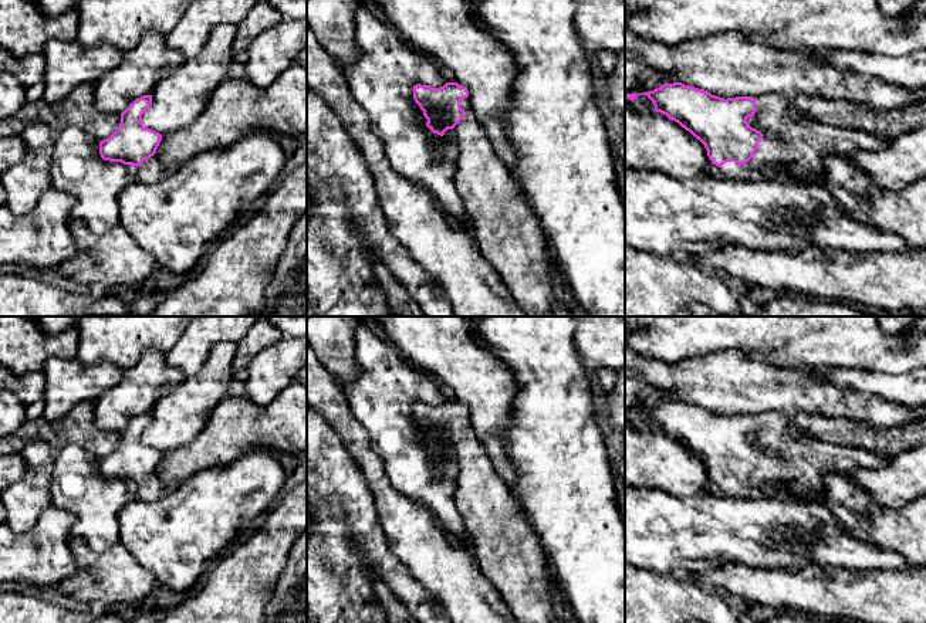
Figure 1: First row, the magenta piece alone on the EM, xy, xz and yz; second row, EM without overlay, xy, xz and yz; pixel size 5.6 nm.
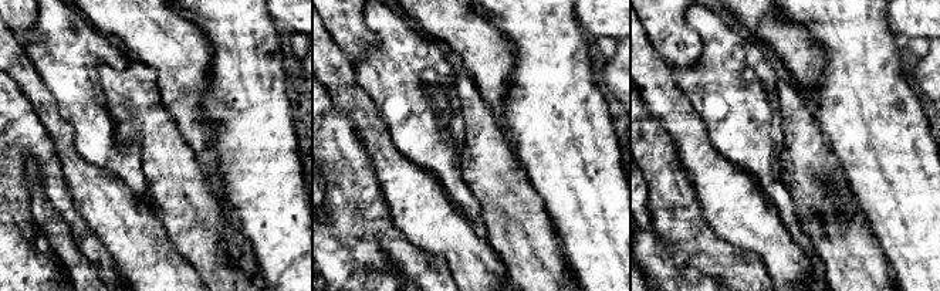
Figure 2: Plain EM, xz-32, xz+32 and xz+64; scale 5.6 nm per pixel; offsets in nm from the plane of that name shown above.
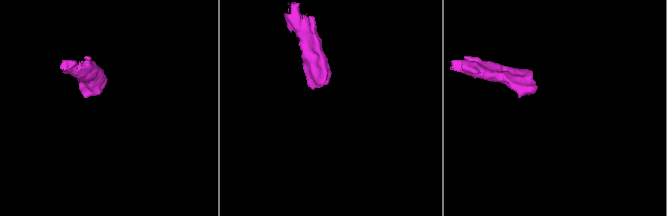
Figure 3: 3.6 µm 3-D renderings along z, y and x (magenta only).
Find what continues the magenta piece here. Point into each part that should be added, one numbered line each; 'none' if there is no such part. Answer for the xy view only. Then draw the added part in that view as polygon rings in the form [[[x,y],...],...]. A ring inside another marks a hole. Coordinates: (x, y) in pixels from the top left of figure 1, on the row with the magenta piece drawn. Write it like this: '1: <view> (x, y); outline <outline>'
1: xy (151, 171); outline [[[156,155],[151,156],[149,159],[143,160],[135,172],[135,179],[139,182],[145,182],[153,184],[162,180],[166,176],[160,162],[158,160]]]

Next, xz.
1: xz (509, 234); outline [[[469,97],[462,99],[460,106],[464,118],[453,128],[459,149],[454,183],[472,220],[479,251],[528,316],[552,316],[555,285],[547,236],[513,170],[500,159],[484,128],[476,119]]]

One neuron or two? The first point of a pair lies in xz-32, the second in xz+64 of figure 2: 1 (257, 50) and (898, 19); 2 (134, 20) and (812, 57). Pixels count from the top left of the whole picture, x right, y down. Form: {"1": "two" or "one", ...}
{"1": "two", "2": "one"}

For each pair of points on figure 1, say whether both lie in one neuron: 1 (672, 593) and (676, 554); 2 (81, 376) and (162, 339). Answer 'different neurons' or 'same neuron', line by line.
1: different neurons
2: different neurons

